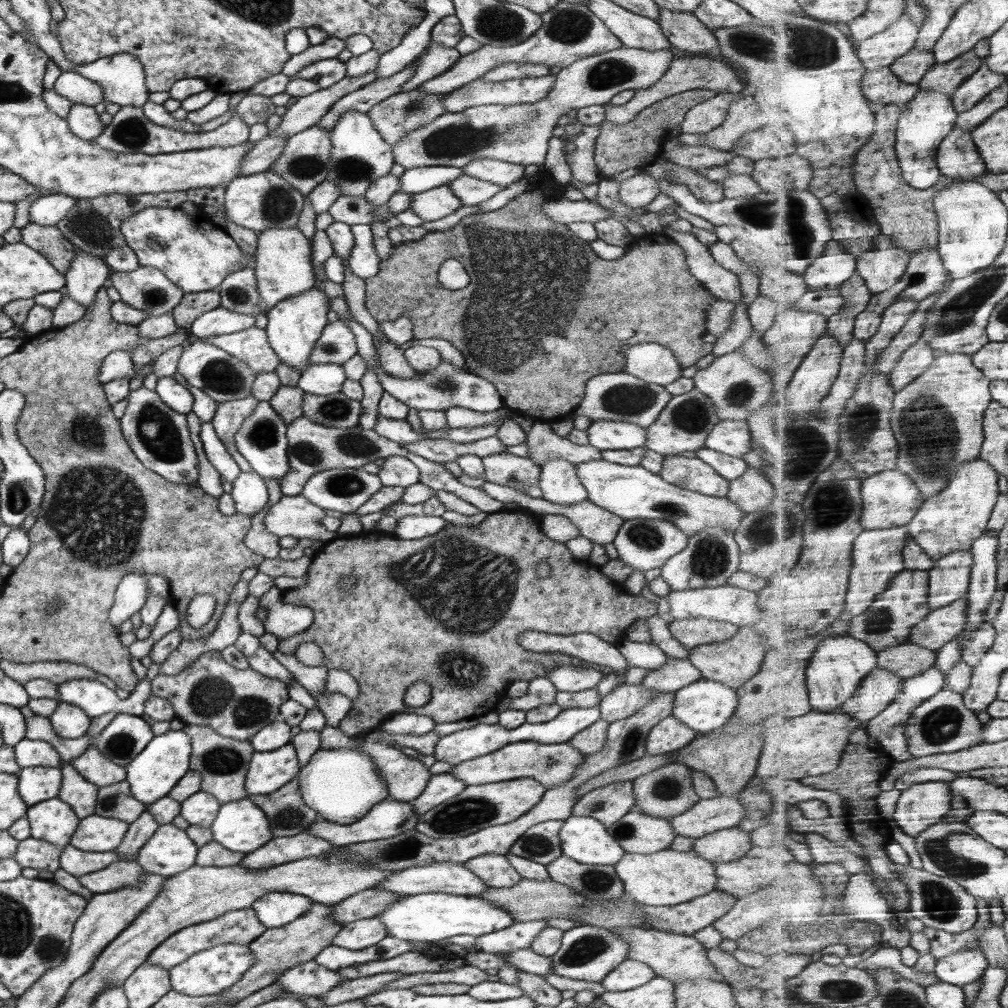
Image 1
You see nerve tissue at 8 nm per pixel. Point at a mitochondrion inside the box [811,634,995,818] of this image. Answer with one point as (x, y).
(942, 723)

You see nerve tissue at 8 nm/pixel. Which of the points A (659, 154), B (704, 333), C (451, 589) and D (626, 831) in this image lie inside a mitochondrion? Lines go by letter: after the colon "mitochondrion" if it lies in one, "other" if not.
A: other
B: other
C: mitochondrion
D: mitochondrion

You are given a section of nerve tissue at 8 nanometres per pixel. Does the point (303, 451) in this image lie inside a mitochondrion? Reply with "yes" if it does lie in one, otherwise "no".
yes

